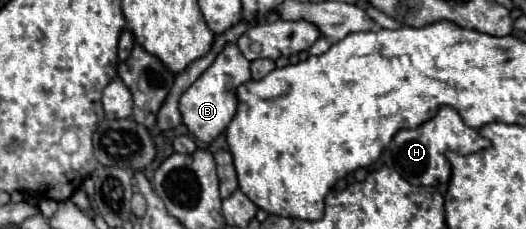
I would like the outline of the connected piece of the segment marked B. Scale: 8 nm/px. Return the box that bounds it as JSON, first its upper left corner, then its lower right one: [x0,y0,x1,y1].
[178,44,250,144]

